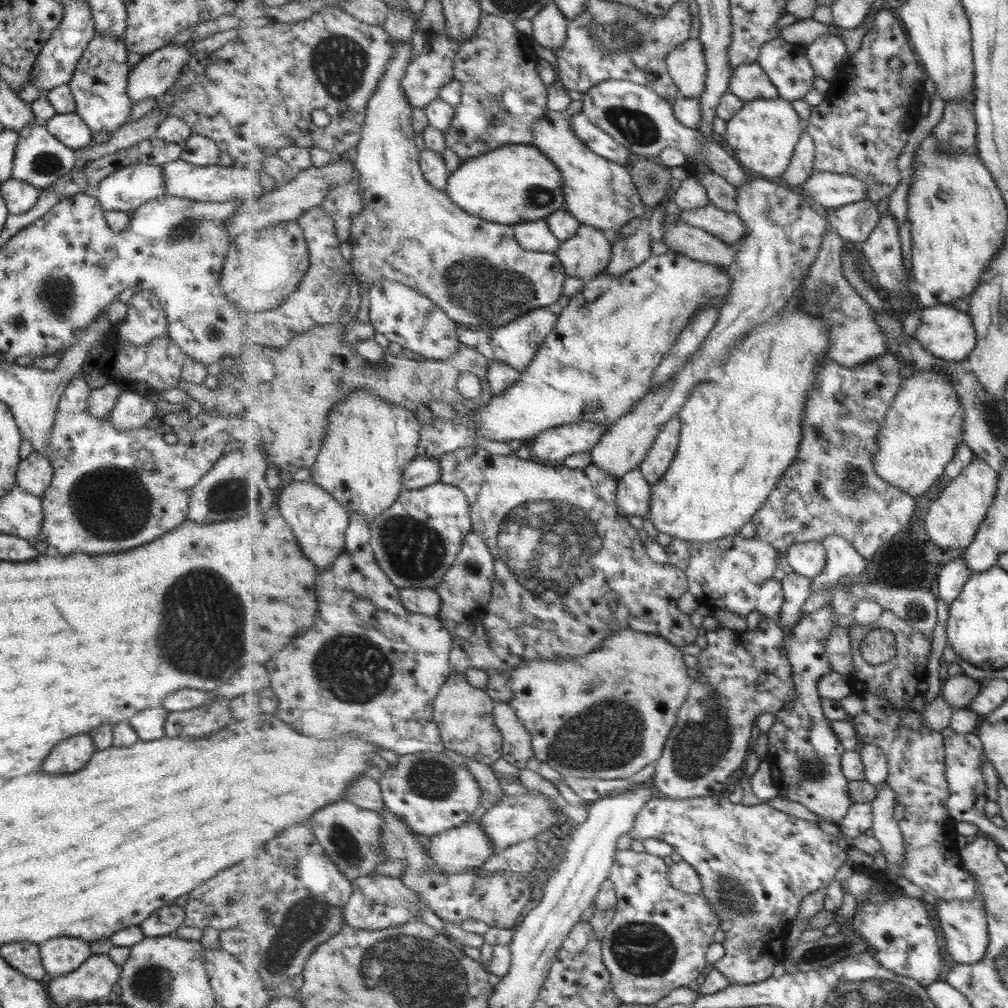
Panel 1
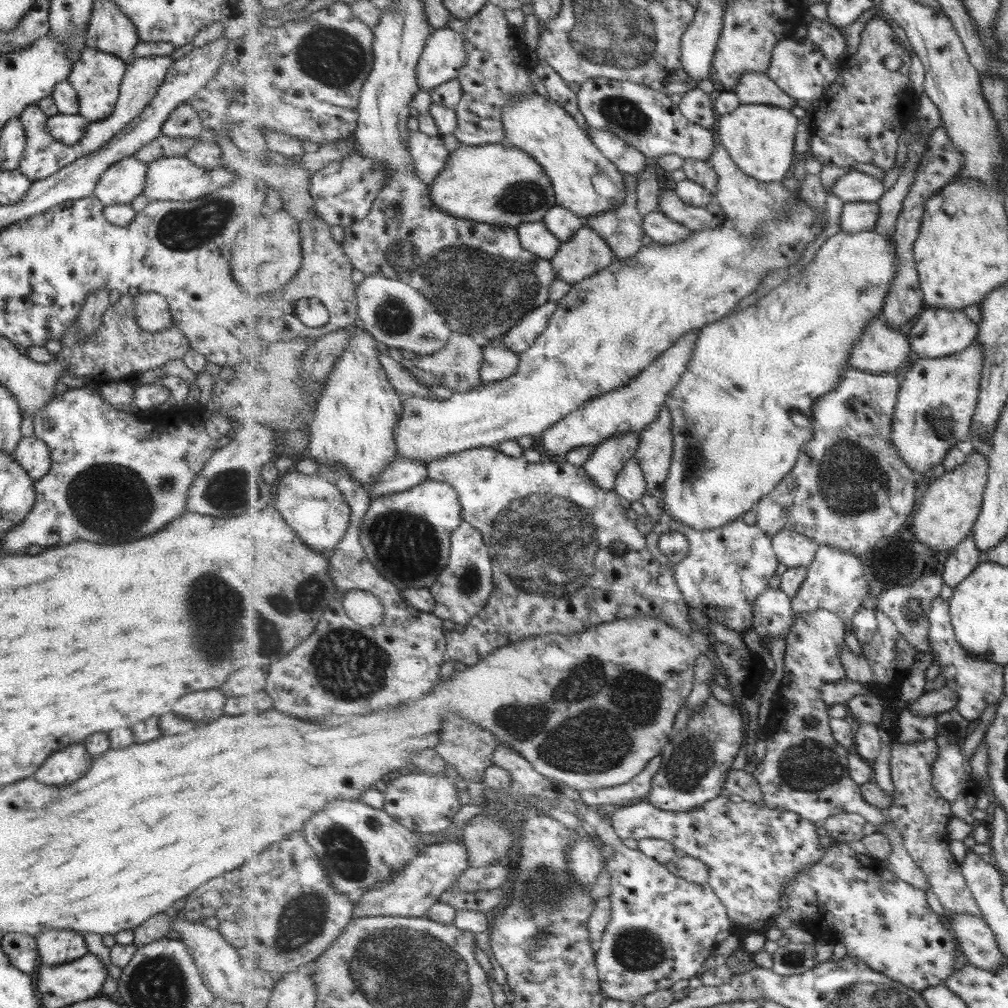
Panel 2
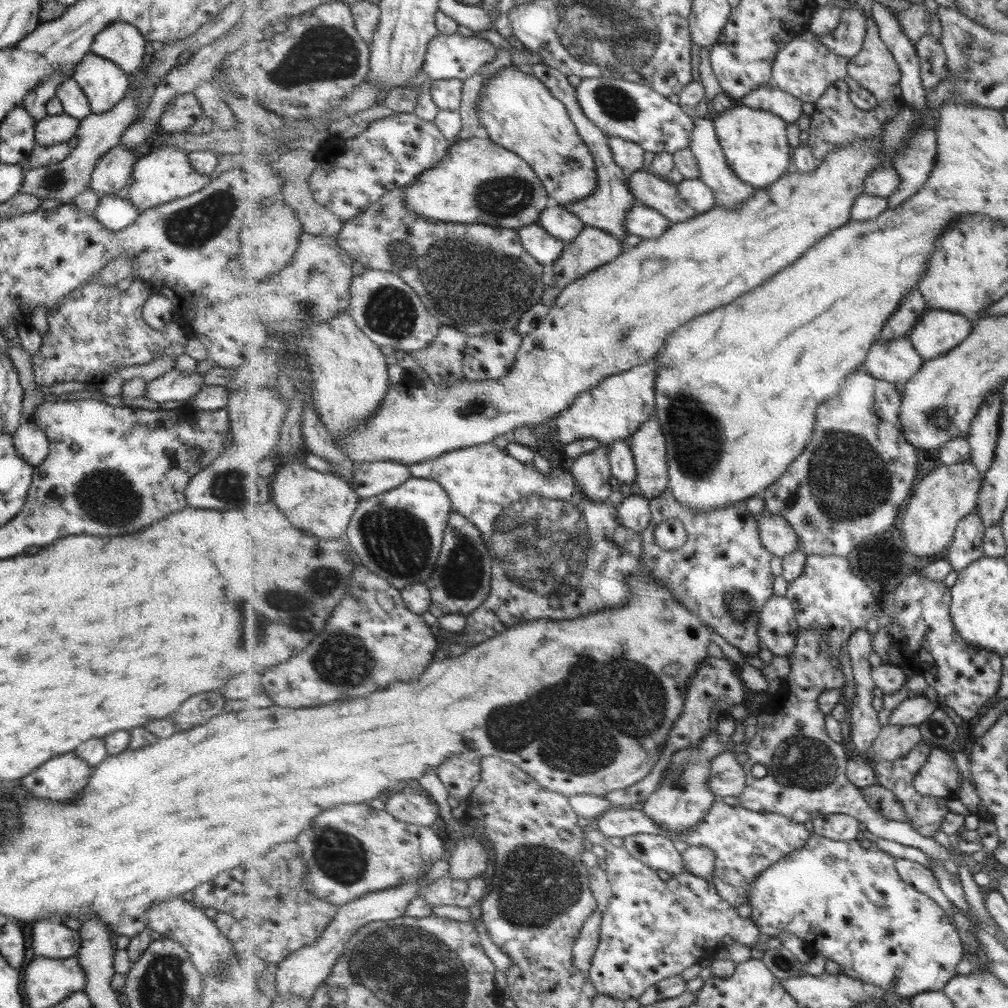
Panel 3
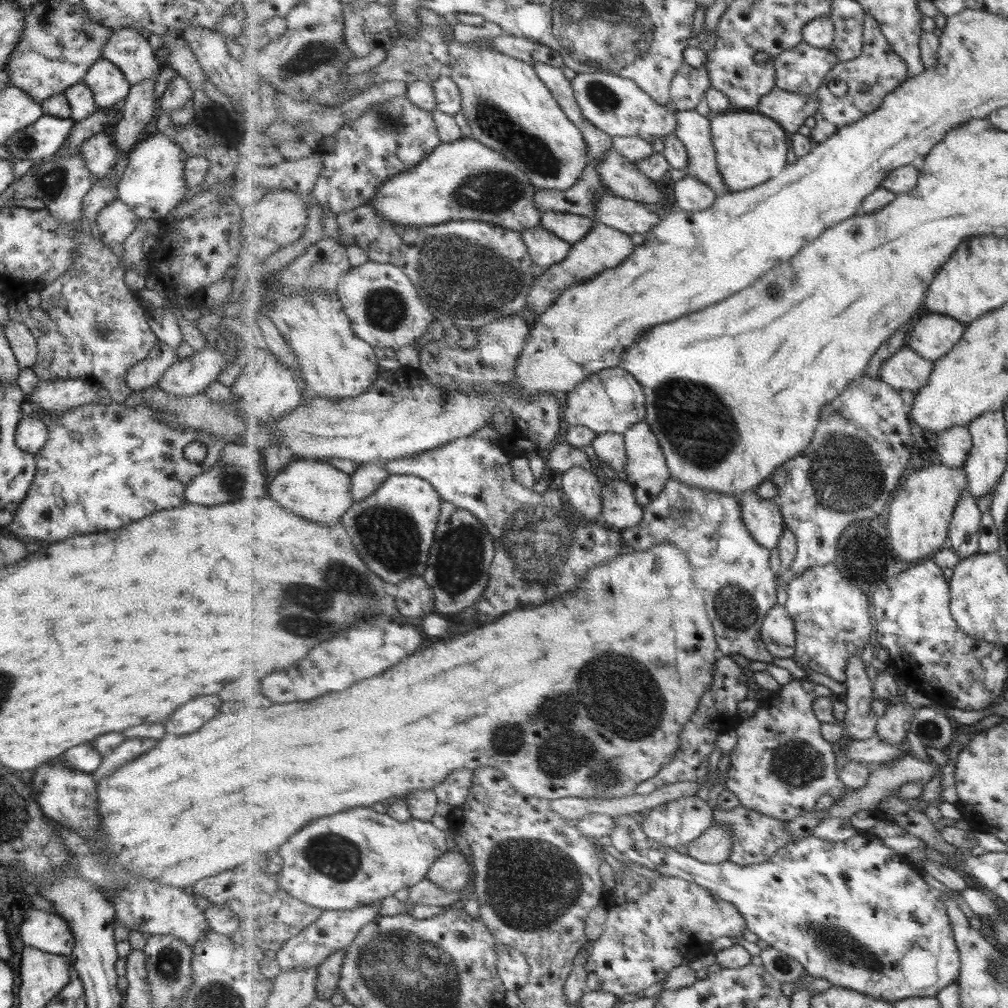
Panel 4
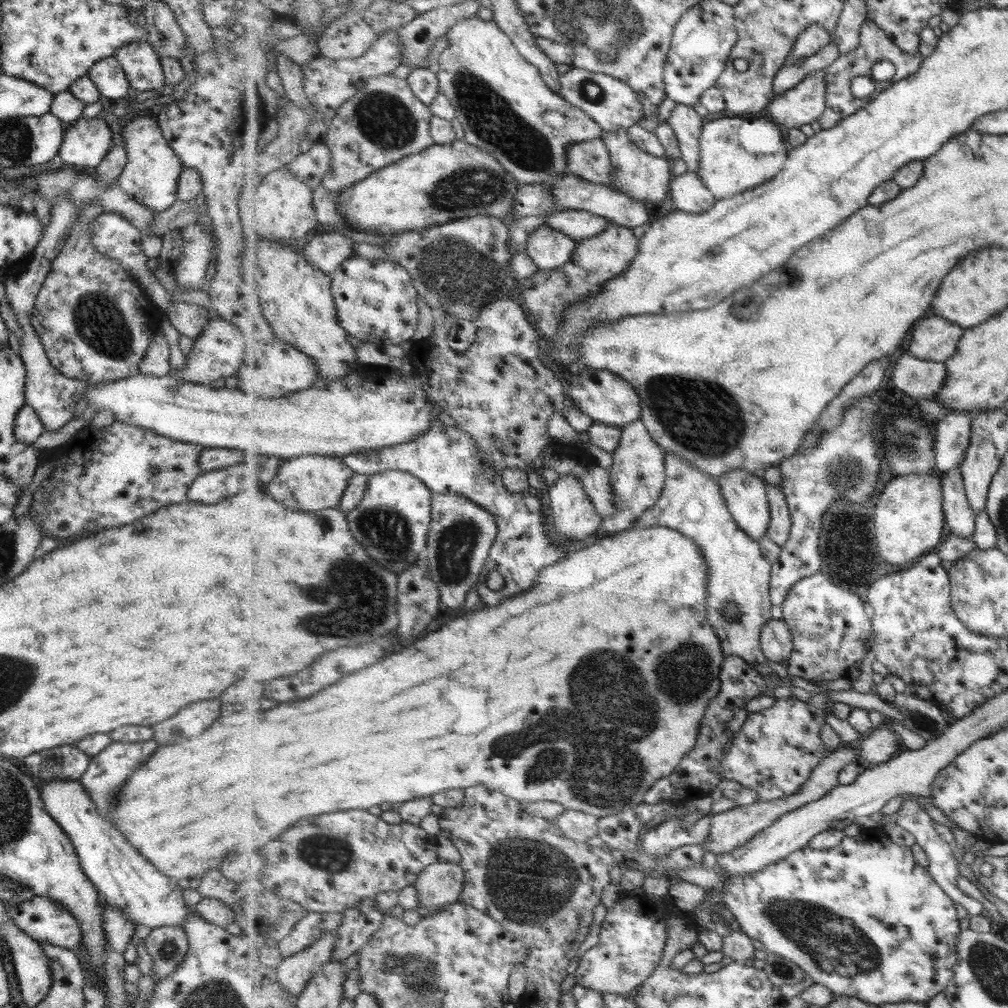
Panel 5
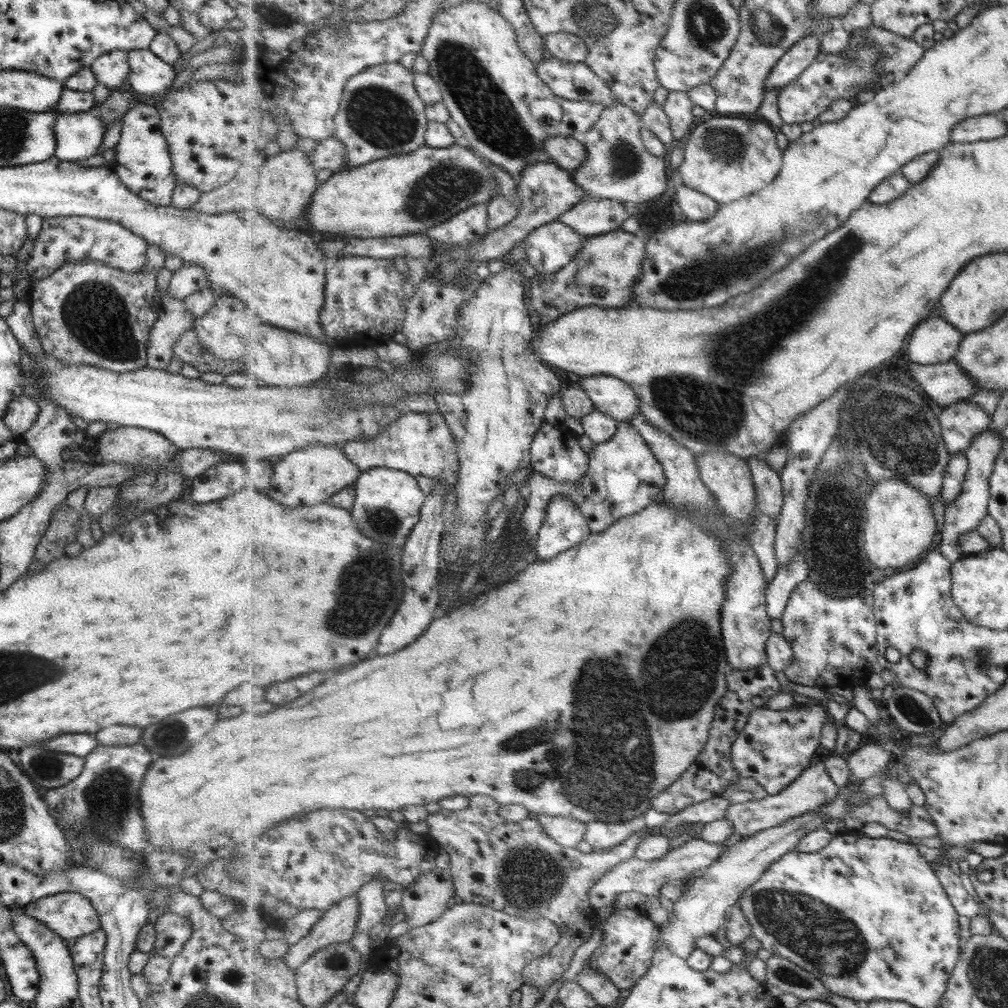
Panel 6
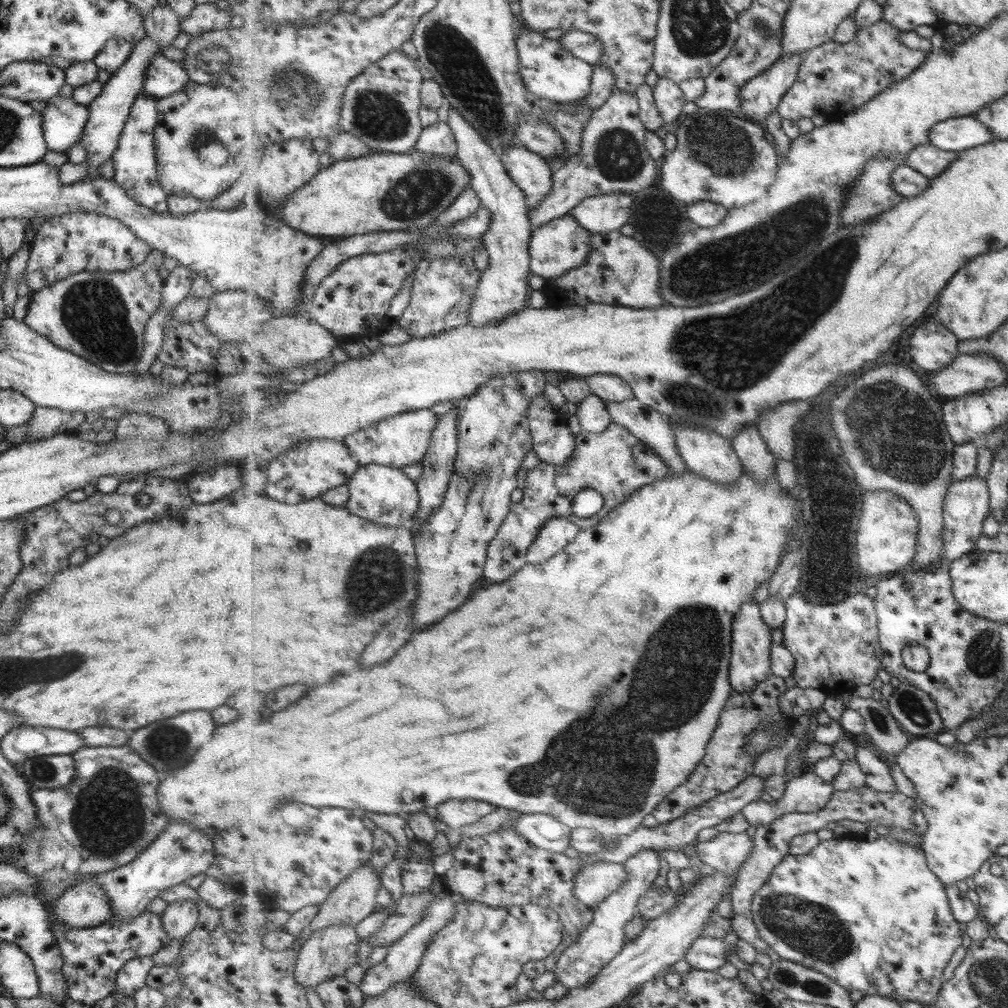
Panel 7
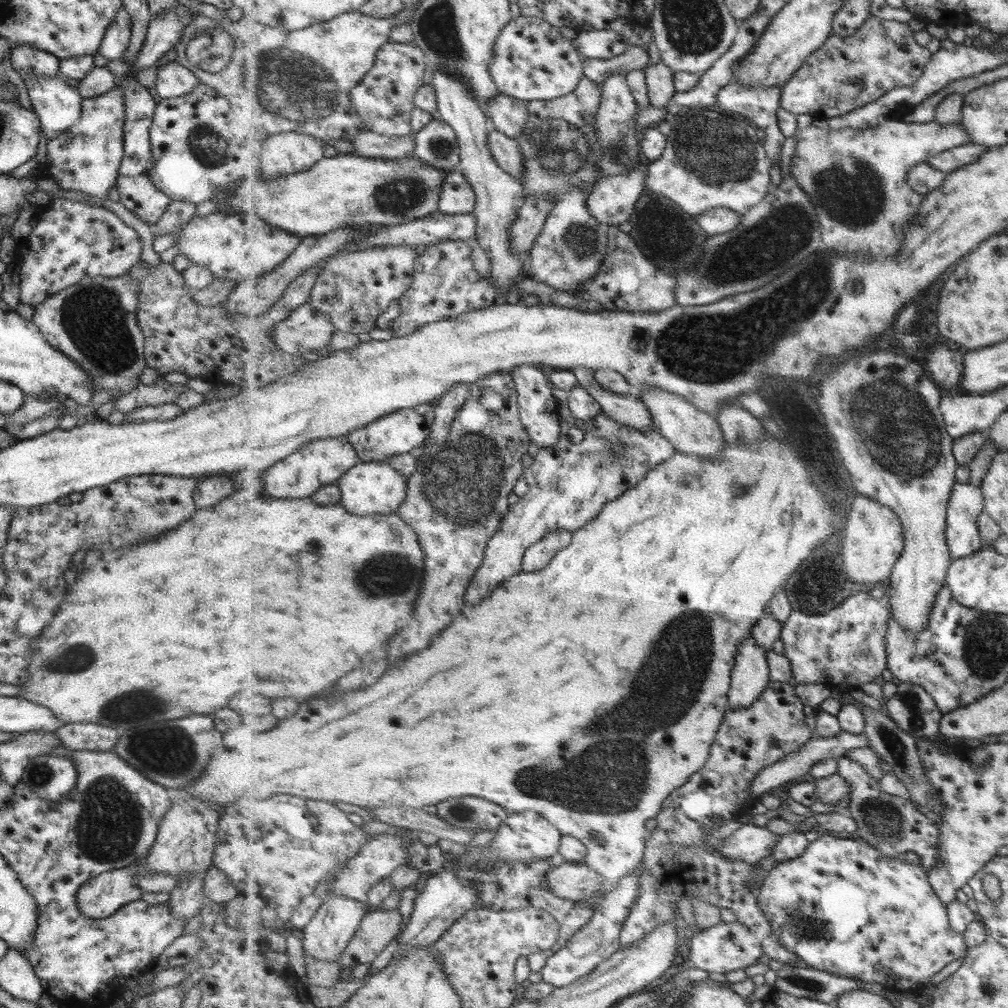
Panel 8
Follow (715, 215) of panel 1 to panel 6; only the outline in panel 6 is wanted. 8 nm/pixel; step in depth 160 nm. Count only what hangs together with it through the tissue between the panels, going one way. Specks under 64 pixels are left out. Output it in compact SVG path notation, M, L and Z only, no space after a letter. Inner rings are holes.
M550 136L546 140L546 151L552 162L571 174L577 172L588 160L588 148L574 136Z

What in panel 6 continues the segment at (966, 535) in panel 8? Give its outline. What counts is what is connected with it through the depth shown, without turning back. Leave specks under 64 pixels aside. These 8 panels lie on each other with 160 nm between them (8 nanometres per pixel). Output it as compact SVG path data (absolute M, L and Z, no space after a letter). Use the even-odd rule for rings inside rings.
M991 427L983 434L978 434L972 440L972 446L964 451L965 457L969 459L969 470L967 478L963 484L963 491L956 502L947 502L945 506L945 522L941 533L941 542L938 550L944 554L952 563L960 560L965 556L964 550L961 548L961 537L965 533L975 535L975 530L980 528L981 522L987 517L987 508L989 508L989 478L995 470L995 460L1003 450L1004 438L996 433Z

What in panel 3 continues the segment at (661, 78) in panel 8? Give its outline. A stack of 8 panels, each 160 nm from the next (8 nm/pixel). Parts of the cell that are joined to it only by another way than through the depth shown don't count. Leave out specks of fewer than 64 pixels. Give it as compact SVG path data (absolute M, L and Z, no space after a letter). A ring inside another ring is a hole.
M713 117L695 119L694 133L692 136L691 150L696 156L701 171L700 179L707 186L712 187L716 194L717 205L728 206L728 208L737 208L747 202L754 196L757 189L744 180L741 180L732 166L729 164L728 158L725 156L724 147L721 146L720 138L718 137L716 126L714 125Z

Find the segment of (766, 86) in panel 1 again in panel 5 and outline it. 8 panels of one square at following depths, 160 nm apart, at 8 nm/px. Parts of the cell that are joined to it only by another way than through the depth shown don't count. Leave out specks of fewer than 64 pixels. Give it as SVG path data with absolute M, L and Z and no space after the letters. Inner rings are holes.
M816 70L799 86L775 95L767 110L772 120L787 130L801 128L803 124L816 127L817 121L827 110L827 90L826 70Z

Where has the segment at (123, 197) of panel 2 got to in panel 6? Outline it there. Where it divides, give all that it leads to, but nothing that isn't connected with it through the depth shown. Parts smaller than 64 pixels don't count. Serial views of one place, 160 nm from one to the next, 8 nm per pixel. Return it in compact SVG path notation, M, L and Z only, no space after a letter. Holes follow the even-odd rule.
M94 108L83 113L56 114L54 157L73 163L97 155L106 129L97 116Z

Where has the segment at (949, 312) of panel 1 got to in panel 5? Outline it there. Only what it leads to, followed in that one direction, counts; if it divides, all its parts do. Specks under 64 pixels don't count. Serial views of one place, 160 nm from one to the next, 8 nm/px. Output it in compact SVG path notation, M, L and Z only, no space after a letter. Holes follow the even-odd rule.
M937 315L927 316L921 319L921 322L916 323L913 334L907 340L907 352L920 359L947 362L957 352L961 337L964 336L964 329L949 319Z

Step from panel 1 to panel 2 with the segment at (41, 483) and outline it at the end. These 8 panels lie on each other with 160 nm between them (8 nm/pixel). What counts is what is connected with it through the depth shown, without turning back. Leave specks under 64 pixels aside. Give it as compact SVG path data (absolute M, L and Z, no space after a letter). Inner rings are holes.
M22 436L19 439L12 460L27 473L33 483L47 474L51 463L48 447L35 436Z

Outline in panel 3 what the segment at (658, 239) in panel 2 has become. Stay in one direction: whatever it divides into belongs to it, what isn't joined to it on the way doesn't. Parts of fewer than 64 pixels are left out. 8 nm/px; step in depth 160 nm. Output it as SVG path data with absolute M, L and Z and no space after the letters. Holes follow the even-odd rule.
M639 202L628 212L626 227L629 234L645 238L659 238L672 222L657 210Z

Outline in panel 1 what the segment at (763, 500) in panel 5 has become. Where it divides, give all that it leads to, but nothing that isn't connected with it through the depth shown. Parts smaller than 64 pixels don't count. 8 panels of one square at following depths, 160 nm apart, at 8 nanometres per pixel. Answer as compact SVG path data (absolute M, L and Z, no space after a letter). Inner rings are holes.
M822 541L797 542L787 550L786 563L794 572L812 581L820 576L827 564L827 551Z

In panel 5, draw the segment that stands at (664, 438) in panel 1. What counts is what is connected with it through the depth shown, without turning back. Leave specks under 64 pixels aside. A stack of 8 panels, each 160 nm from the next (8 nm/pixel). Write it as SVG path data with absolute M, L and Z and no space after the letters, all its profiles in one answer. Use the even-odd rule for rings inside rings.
M639 419L624 426L619 447L612 459L609 476L613 482L613 494L618 506L617 515L601 517L601 526L606 532L621 533L635 528L637 520L647 514L651 507L661 499L668 481L665 451L652 434L649 434L646 424Z

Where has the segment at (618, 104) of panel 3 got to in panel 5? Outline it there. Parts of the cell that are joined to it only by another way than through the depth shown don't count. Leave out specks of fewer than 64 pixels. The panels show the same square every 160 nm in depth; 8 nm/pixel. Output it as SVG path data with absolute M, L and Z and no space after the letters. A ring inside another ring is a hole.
M571 68L561 75L561 94L568 102L580 107L596 120L604 131L613 132L621 128L630 129L632 126L642 124L639 120L644 118L644 107L641 106L640 97L629 83L603 73L577 68Z

